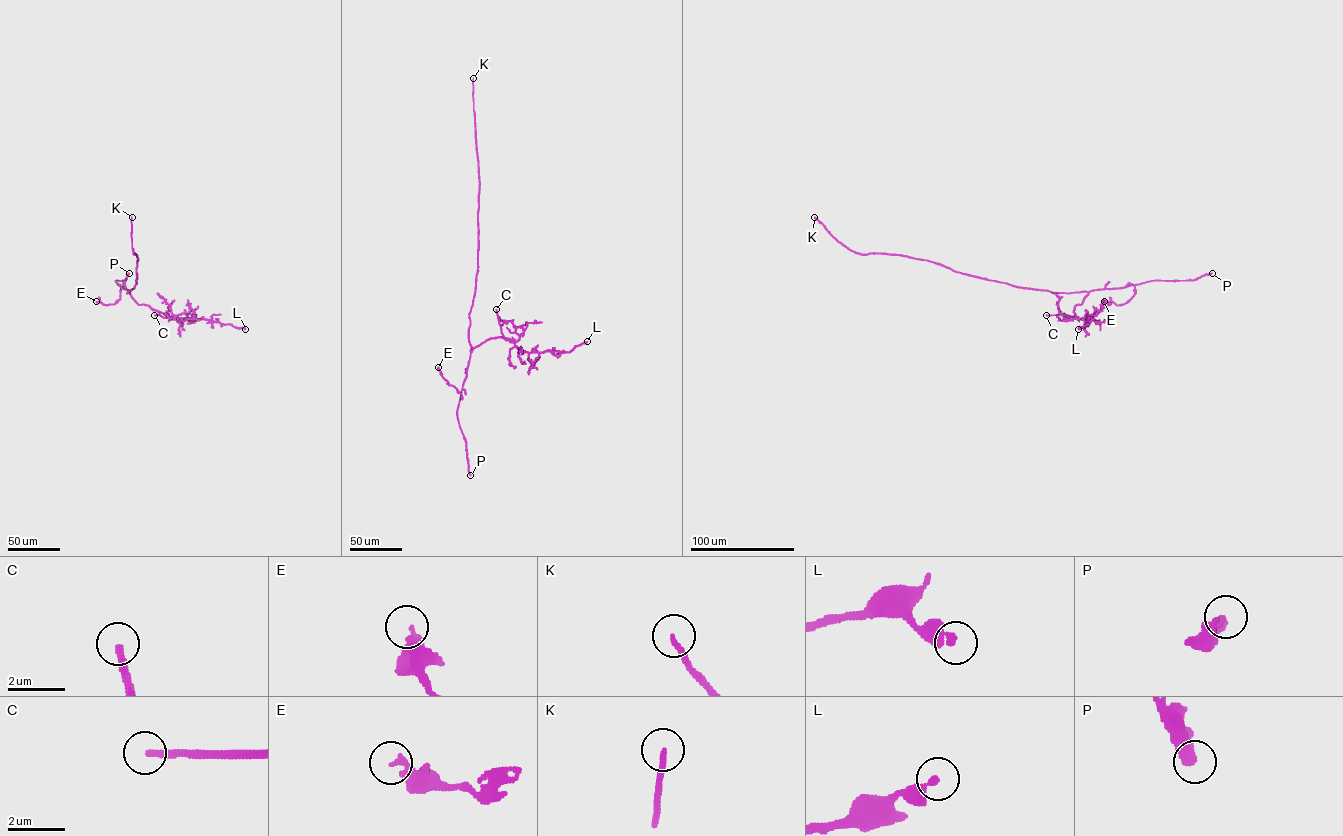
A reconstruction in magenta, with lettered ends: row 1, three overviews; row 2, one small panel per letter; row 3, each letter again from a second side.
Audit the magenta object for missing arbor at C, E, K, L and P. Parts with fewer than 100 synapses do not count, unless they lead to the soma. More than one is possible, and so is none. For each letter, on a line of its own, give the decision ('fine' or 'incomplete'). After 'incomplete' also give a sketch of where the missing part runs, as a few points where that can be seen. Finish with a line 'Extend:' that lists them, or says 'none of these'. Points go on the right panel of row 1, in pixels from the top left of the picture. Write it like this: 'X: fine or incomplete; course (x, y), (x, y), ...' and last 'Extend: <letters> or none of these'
C: incomplete
E: fine
K: incomplete; course (814, 217), (794, 202), (748, 179), (715, 168), (696, 154)
L: fine
P: fine
Extend: C, K

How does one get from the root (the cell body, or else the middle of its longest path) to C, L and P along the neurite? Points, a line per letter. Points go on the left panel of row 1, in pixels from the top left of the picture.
C: (134, 286), (127, 293), (129, 291), (138, 304), (147, 305), (173, 318), (154, 315)
L: (134, 286), (127, 293), (129, 291), (138, 304), (147, 305), (172, 318), (206, 319), (245, 329)
P: (134, 286), (127, 293), (128, 290), (115, 281), (125, 280), (129, 273)

